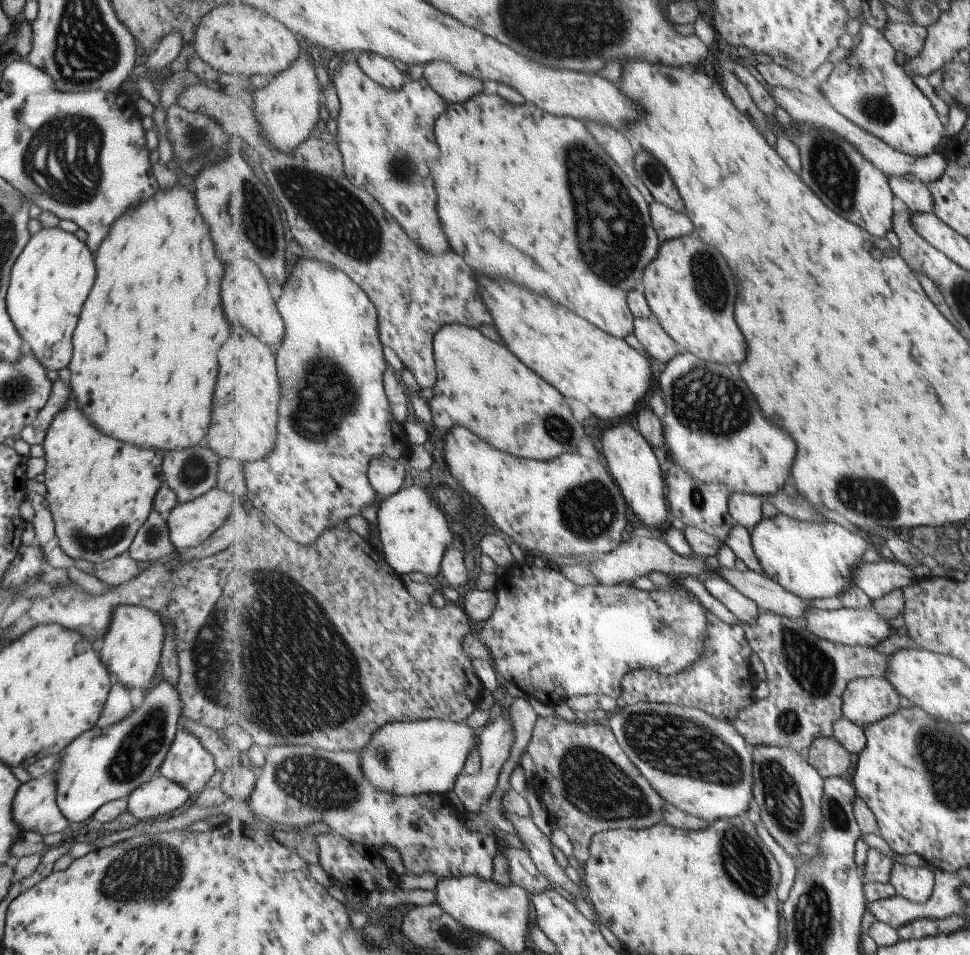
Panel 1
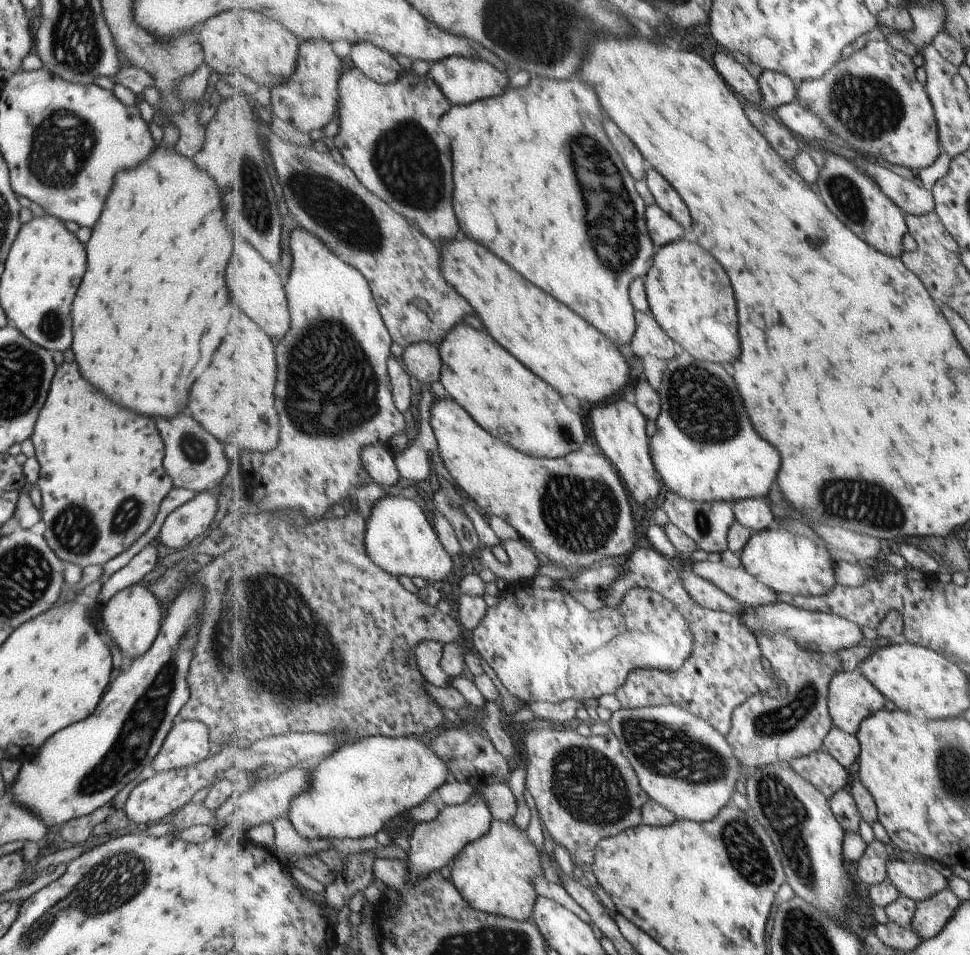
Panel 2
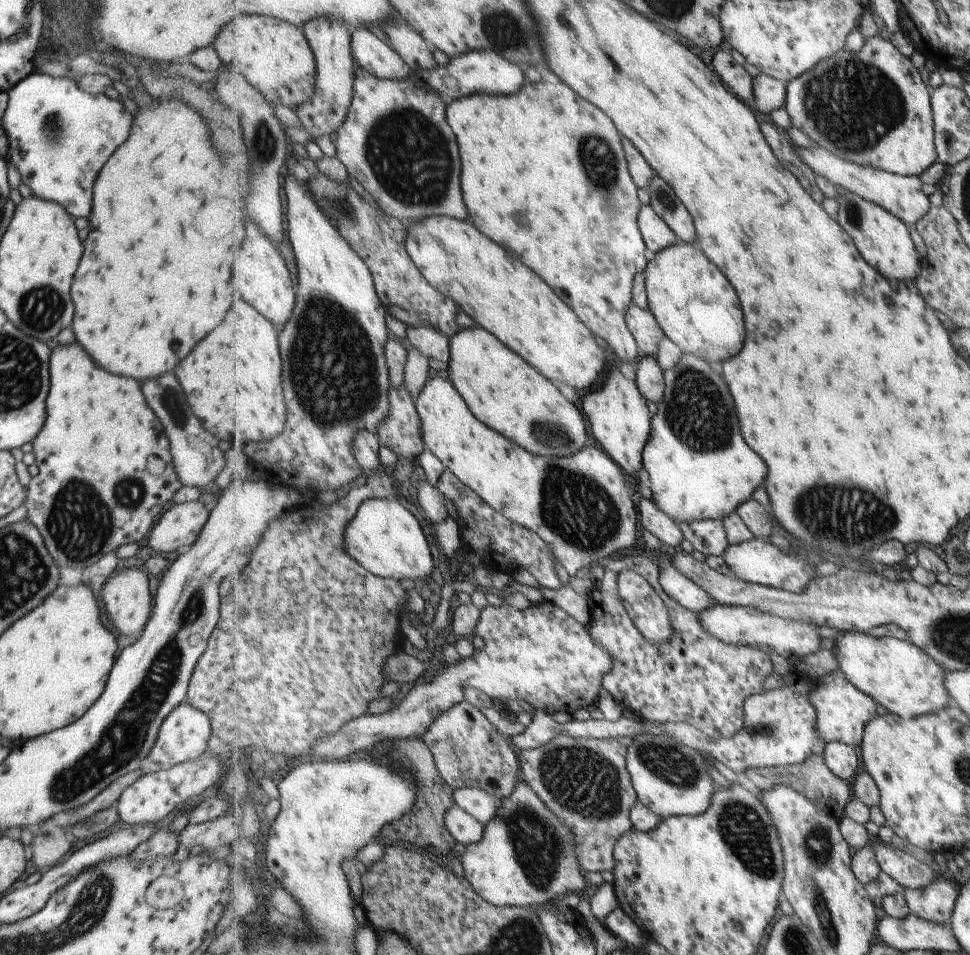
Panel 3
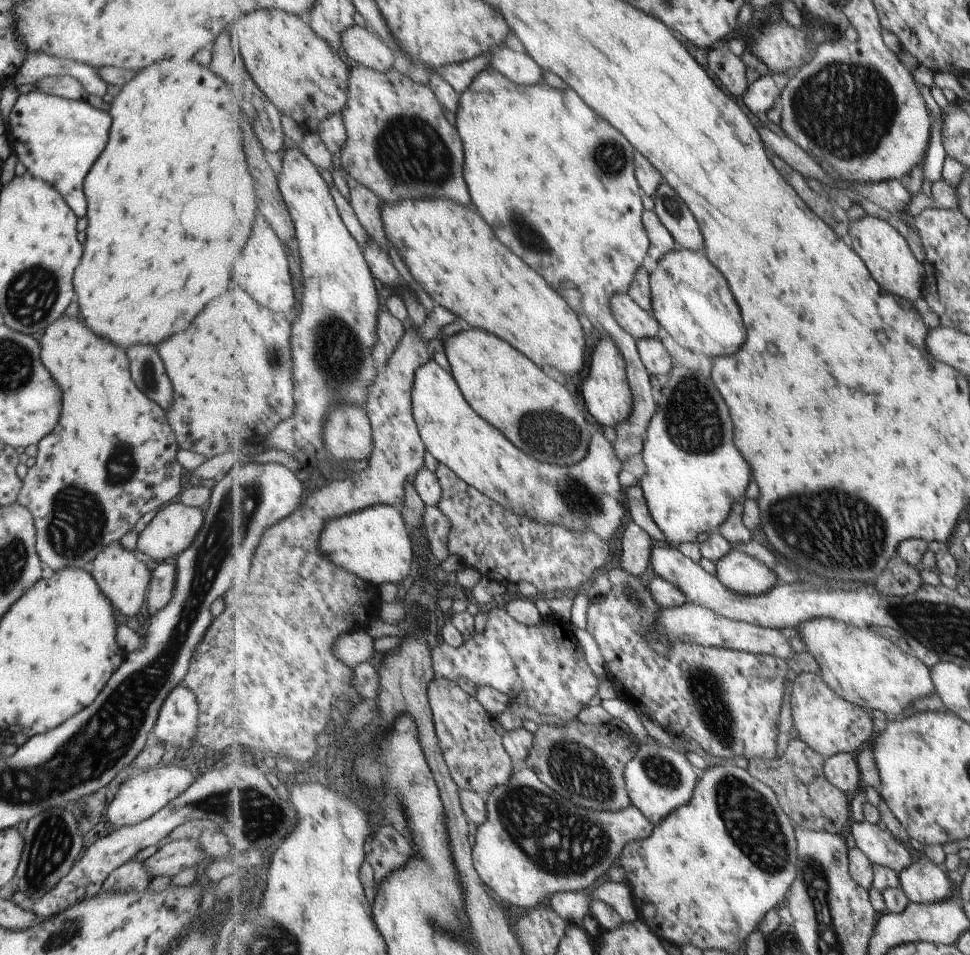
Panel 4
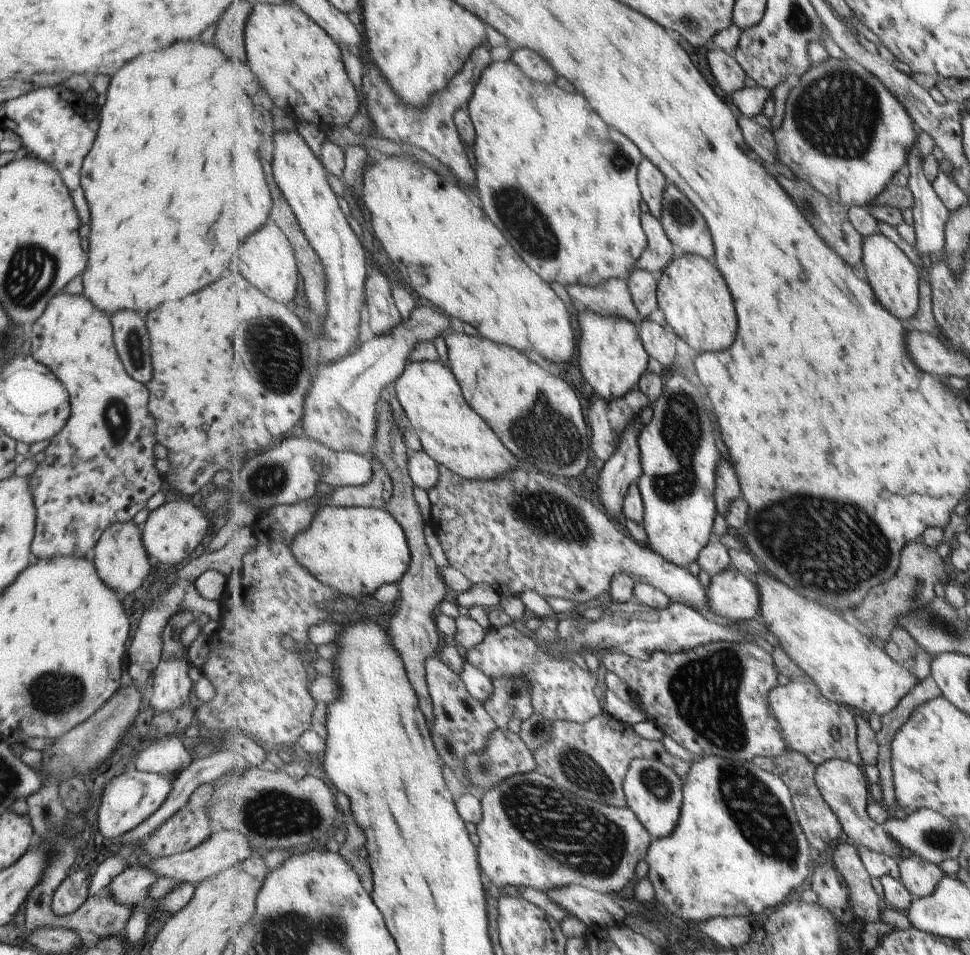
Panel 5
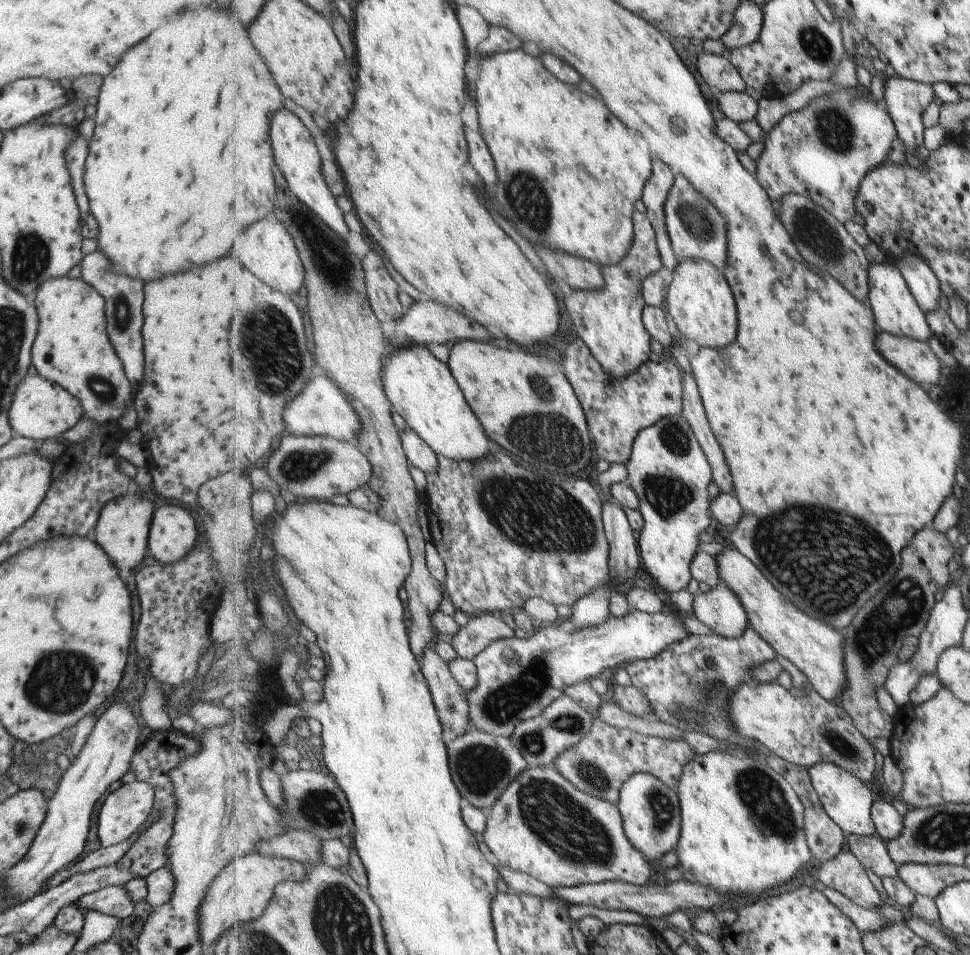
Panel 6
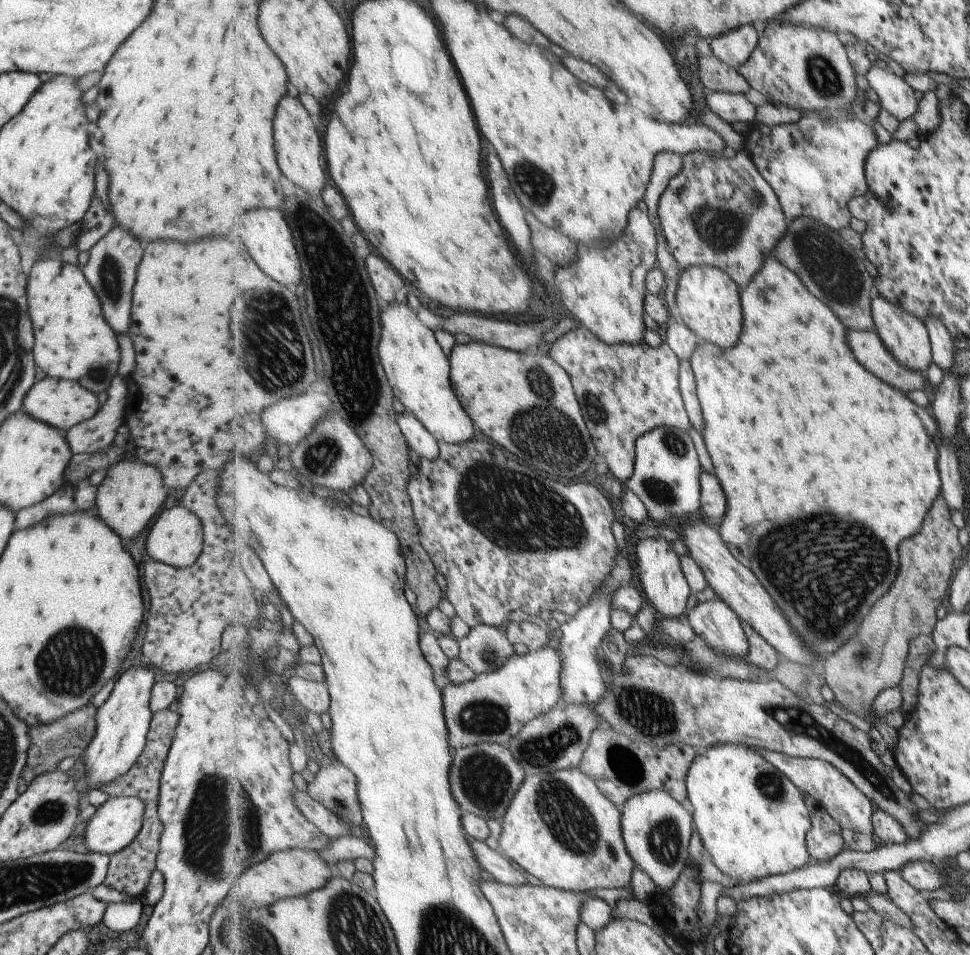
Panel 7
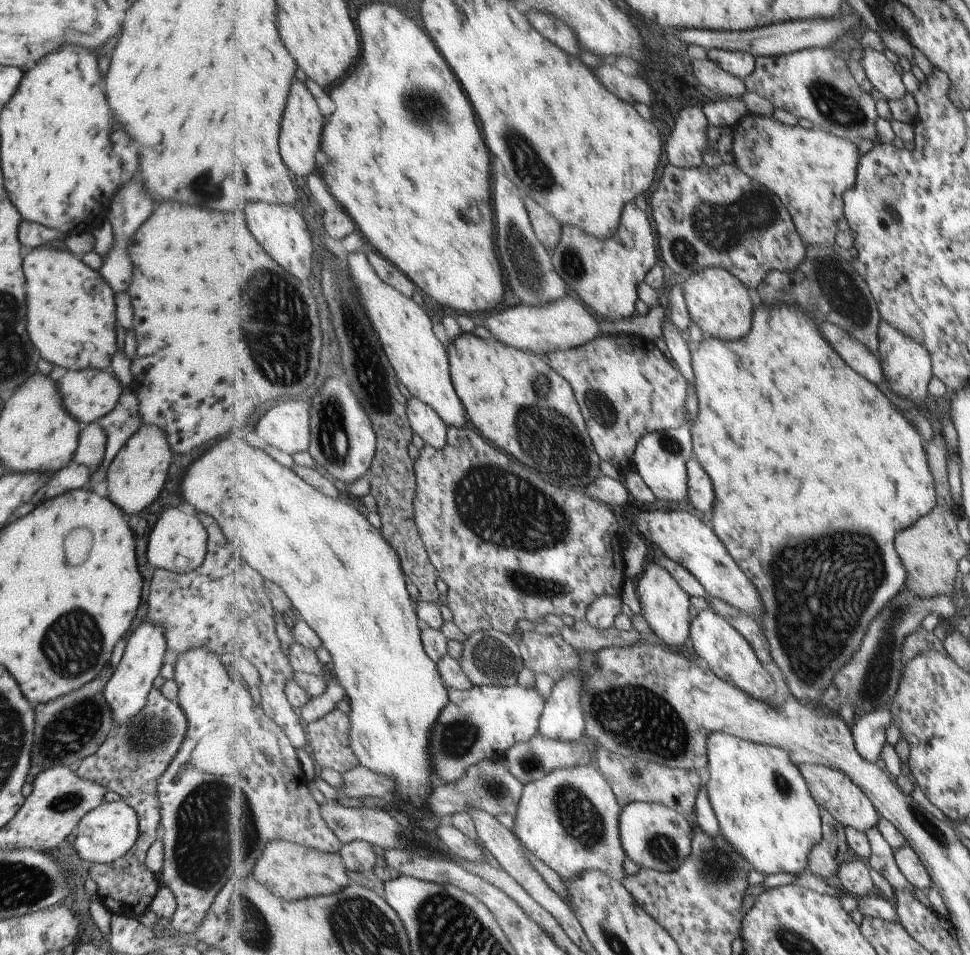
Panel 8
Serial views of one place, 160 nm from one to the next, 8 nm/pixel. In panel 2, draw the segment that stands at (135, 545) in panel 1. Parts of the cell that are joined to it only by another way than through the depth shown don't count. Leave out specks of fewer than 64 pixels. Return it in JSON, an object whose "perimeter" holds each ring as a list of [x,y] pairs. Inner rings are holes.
{"perimeter":[[[149,543],[134,555],[124,567],[112,573],[102,582],[101,590],[97,594],[99,602],[105,603],[117,591],[143,581],[155,566],[158,566],[157,556]]]}

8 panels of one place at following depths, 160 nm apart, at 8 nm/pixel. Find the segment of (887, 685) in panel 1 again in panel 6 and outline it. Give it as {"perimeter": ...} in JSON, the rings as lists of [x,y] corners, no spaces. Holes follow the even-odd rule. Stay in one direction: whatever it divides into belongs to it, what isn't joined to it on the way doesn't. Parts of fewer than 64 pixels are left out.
{"perimeter":[[[777,681],[739,686],[729,708],[735,730],[739,730],[745,738],[765,744],[774,755],[786,762],[809,770],[821,762],[831,762],[874,787],[880,779],[875,762],[876,750],[859,732],[854,719],[840,702],[826,701],[814,690],[804,696],[793,694],[793,690],[787,690]]]}

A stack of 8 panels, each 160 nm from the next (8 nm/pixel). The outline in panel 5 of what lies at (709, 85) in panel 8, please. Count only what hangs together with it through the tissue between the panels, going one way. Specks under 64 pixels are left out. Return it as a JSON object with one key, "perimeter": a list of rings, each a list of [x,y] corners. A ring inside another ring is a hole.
{"perimeter":[[[717,49],[708,52],[707,60],[713,76],[717,78],[719,86],[725,90],[727,96],[745,88],[748,74],[732,54]]]}

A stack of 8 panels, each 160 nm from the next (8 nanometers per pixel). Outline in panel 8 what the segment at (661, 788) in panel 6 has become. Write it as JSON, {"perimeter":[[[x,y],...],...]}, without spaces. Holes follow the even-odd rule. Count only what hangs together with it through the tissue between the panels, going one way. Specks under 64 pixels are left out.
{"perimeter":[[[635,801],[622,809],[620,837],[626,855],[641,868],[670,873],[688,860],[692,851],[695,824],[691,817],[661,803]]]}

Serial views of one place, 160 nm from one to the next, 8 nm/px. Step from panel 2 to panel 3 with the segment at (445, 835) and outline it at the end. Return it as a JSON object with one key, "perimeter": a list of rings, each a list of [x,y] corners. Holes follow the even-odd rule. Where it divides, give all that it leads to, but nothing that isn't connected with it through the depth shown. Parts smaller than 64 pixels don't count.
{"perimeter":[[[458,804],[447,810],[445,824],[456,840],[462,842],[465,846],[479,842],[487,827]]]}

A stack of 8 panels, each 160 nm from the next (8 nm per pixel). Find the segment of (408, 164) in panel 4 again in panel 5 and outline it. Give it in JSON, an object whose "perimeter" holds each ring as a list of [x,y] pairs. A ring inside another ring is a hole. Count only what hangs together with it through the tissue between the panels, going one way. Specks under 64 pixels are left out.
{"perimeter":[[[491,44],[477,47],[462,68],[462,72],[455,76],[447,89],[442,93],[438,93],[432,99],[432,104],[425,111],[422,109],[411,109],[405,105],[400,100],[401,97],[394,93],[392,87],[387,86],[387,80],[382,75],[382,72],[377,67],[370,66],[364,77],[364,91],[366,92],[366,103],[370,106],[370,115],[374,118],[376,136],[394,141],[399,141],[399,138],[407,138],[409,142],[415,142],[415,144],[421,142],[425,148],[429,144],[427,150],[431,154],[435,154],[439,160],[447,162],[447,166],[453,168],[453,172],[465,184],[473,184],[477,176],[475,176],[475,170],[471,166],[469,152],[463,146],[463,140],[461,140],[461,136],[457,132],[455,114],[459,113],[463,106],[467,106],[467,102],[470,102],[483,71],[494,62],[491,50]]]}

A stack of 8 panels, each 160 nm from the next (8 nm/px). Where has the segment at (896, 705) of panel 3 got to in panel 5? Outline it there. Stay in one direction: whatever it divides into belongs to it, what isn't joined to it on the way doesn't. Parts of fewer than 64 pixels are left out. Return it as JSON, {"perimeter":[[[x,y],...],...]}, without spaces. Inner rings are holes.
{"perimeter":[[[767,573],[756,574],[756,578],[754,580],[761,593],[760,615],[766,628],[777,638],[788,657],[805,672],[806,677],[816,683],[825,698],[840,705],[849,706],[856,712],[883,716],[883,714],[891,712],[899,699],[907,694],[915,683],[919,682],[910,673],[906,664],[893,662],[881,645],[861,634],[855,626],[851,625],[851,619],[845,615],[807,600],[805,596],[797,594],[795,590],[791,590],[783,582],[769,577]]]}

